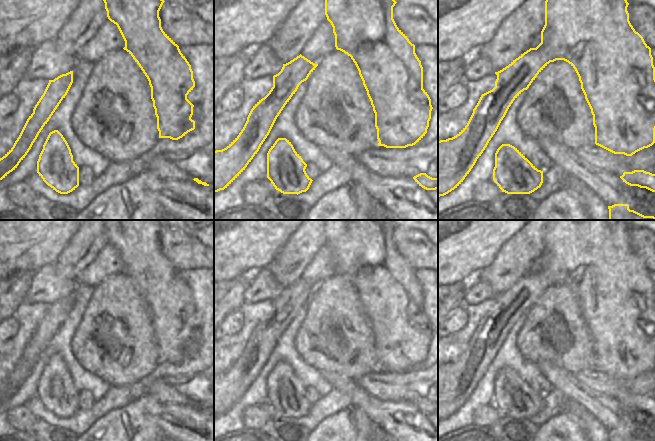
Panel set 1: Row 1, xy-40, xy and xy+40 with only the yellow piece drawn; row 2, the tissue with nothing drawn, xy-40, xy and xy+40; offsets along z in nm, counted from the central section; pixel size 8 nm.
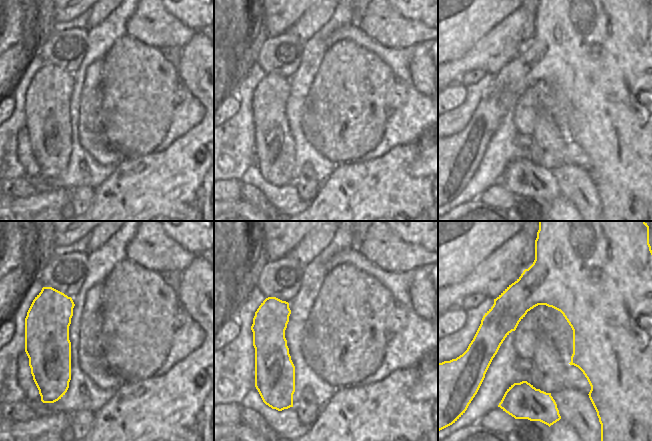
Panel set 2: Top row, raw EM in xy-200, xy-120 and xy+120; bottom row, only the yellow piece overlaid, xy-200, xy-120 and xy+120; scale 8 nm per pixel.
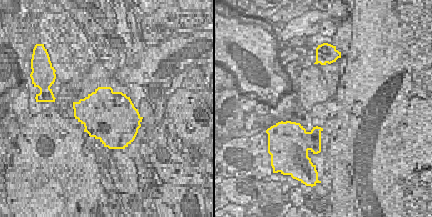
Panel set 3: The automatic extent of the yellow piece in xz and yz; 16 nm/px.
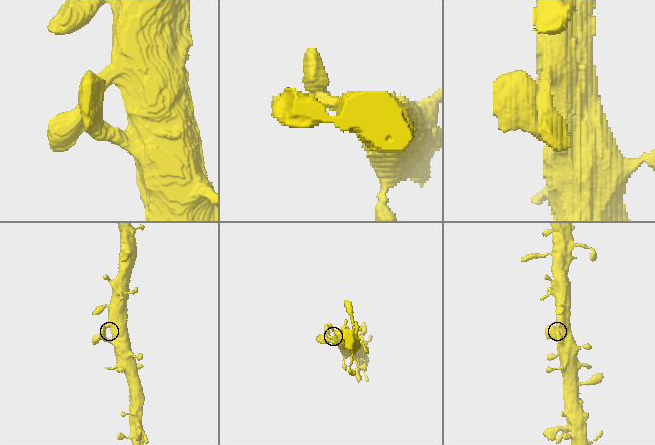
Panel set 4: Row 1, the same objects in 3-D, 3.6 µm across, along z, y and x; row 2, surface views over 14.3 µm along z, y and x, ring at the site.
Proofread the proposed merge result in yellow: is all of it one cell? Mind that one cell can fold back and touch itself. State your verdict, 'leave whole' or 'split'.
leave whole

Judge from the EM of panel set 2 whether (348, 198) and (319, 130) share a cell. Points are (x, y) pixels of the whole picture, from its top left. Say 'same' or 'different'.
different

